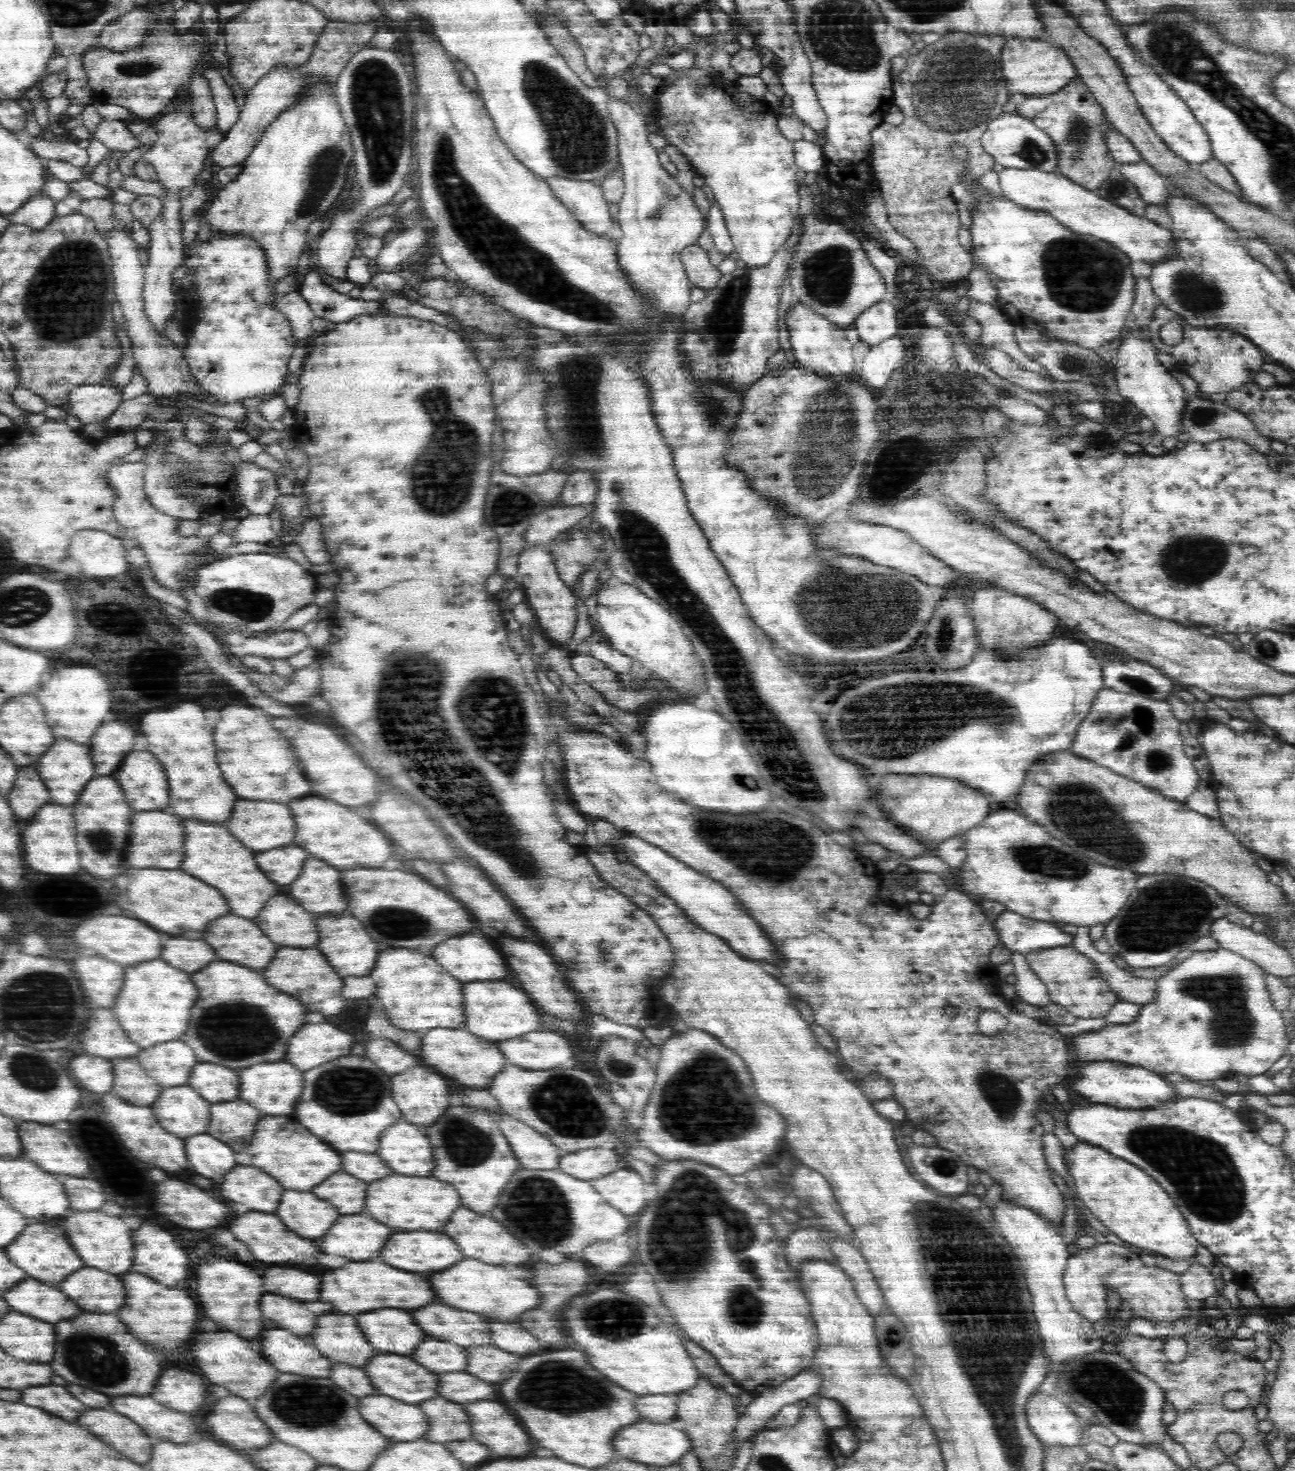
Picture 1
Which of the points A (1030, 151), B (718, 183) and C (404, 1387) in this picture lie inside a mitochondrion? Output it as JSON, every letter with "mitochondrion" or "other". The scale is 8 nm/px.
{"A":"mitochondrion","B":"other","C":"other"}

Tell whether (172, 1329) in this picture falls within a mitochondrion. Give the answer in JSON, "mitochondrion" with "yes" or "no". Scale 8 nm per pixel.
{"mitochondrion":"no"}

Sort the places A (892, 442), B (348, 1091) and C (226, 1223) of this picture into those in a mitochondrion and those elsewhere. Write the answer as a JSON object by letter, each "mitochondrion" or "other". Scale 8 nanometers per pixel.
{"A":"other","B":"mitochondrion","C":"other"}

